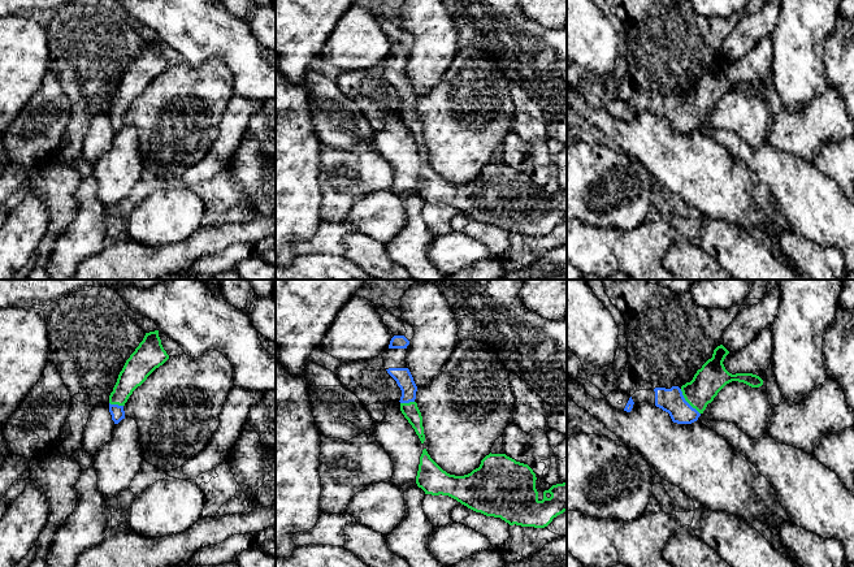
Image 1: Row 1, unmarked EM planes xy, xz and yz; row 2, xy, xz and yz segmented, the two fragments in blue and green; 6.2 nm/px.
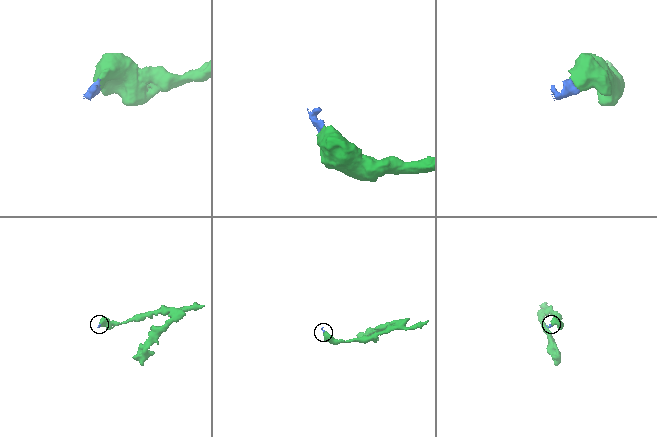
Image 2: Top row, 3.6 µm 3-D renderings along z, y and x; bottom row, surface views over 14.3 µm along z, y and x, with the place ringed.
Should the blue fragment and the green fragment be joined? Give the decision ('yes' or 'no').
yes

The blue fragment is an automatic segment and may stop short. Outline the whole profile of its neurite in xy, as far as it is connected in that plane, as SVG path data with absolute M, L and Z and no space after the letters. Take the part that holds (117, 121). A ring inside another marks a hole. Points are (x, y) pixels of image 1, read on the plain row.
M159 39L146 42L143 49L126 69L109 104L109 121L114 133L125 127L123 114L133 100L169 68L161 53Z

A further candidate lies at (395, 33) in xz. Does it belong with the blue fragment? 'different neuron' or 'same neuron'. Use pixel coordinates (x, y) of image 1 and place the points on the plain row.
same neuron

